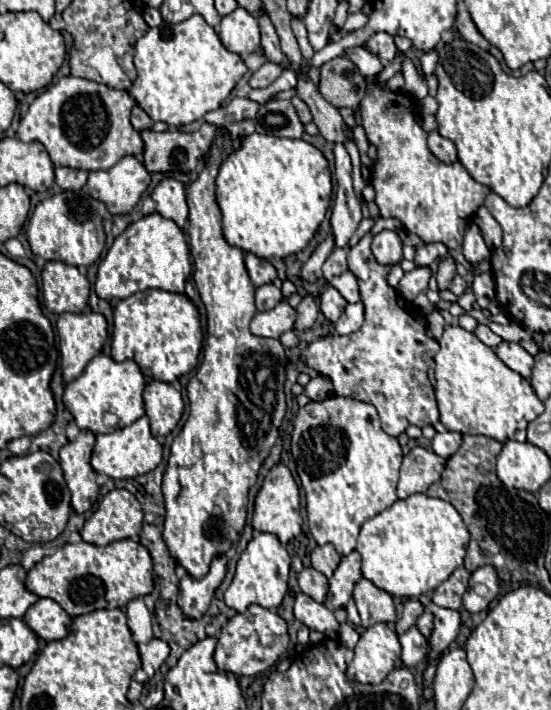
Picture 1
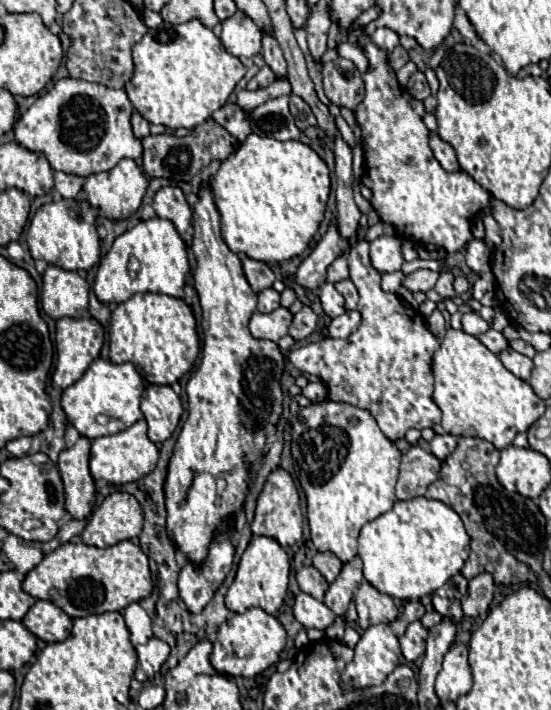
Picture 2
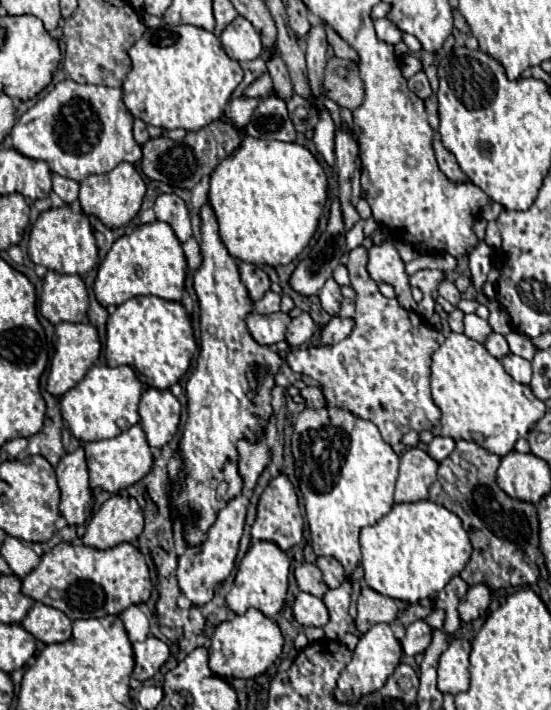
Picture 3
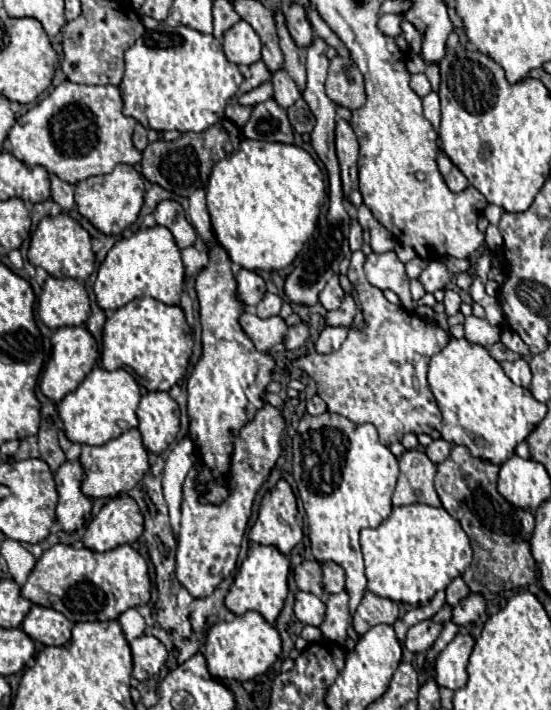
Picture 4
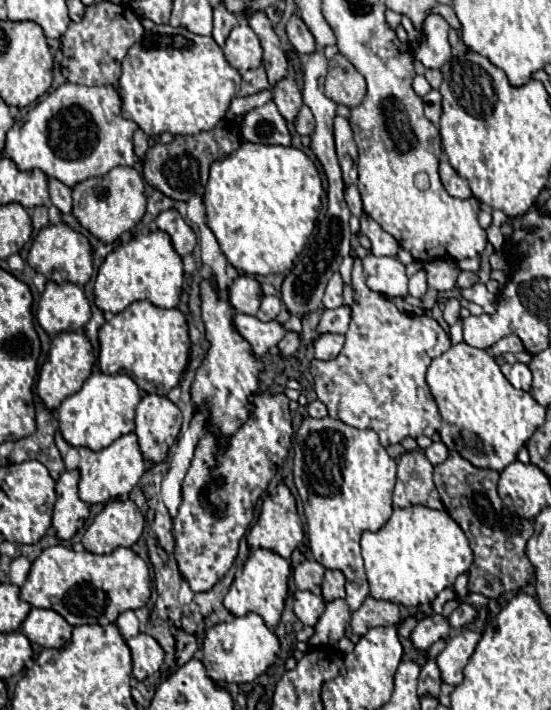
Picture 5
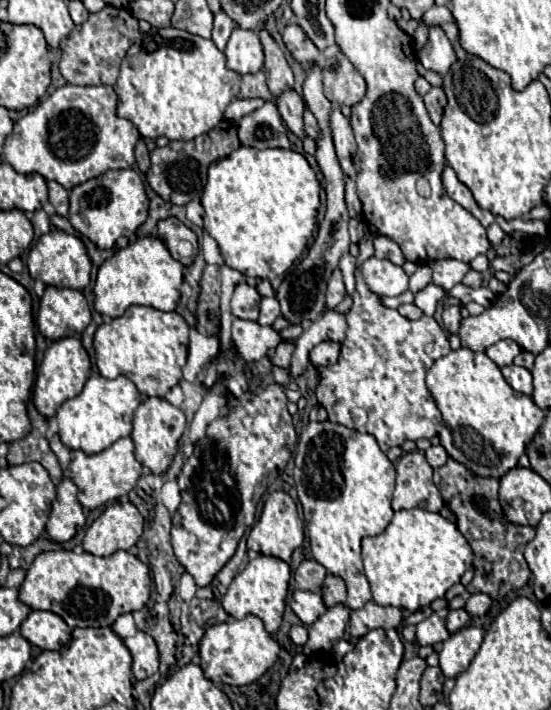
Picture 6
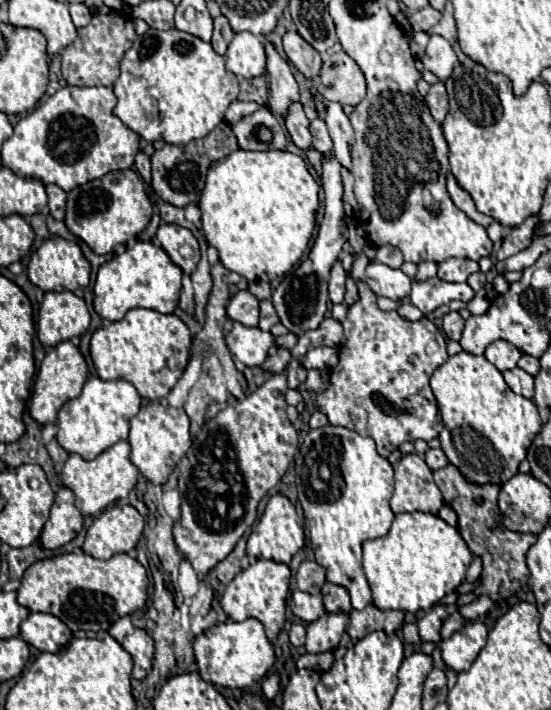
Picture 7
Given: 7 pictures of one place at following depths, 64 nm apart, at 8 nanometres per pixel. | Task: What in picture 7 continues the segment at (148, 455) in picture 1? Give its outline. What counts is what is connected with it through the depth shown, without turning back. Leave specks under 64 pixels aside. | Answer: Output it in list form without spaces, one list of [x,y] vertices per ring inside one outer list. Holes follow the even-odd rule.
[[[122,440],[122,442],[116,442],[114,446],[110,446],[108,450],[104,450],[94,460],[82,460],[80,456],[70,454],[68,460],[62,466],[60,480],[62,480],[64,488],[68,488],[68,490],[74,492],[74,496],[76,496],[76,508],[82,512],[82,516],[96,518],[104,508],[112,506],[120,498],[128,496],[128,492],[136,486],[138,472],[134,468],[134,464],[130,462],[128,442]]]

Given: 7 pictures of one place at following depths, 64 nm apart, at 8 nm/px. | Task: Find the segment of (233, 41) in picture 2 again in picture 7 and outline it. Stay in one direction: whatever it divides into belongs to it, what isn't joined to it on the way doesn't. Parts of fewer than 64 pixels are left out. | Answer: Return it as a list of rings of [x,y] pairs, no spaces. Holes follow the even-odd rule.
[[[238,32],[226,52],[226,68],[240,78],[256,78],[266,74],[264,38],[250,32]]]

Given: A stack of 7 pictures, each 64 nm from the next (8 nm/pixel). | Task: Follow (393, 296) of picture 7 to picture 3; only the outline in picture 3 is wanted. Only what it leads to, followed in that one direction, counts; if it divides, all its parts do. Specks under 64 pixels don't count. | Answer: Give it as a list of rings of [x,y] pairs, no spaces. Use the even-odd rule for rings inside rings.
[[[384,242],[382,246],[372,246],[370,248],[370,260],[368,260],[368,274],[376,284],[390,284],[396,290],[398,302],[406,310],[414,310],[416,302],[410,294],[410,282],[408,274],[404,272],[404,262],[398,256],[394,242]]]

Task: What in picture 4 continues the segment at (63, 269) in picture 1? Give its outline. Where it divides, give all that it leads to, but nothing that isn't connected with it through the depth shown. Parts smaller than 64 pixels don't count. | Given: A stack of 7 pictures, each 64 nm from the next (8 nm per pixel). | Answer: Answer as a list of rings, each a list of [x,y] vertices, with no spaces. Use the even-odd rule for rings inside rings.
[[[48,276],[38,300],[38,316],[50,328],[84,326],[90,316],[90,300],[78,280]]]

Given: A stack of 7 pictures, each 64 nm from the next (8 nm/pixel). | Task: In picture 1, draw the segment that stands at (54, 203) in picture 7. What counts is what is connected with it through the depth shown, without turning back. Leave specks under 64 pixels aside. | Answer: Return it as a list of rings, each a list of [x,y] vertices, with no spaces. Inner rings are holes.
[[[56,168],[56,184],[62,190],[72,190],[78,192],[84,184],[86,184],[88,174],[80,172],[80,170],[72,170],[72,168]]]

